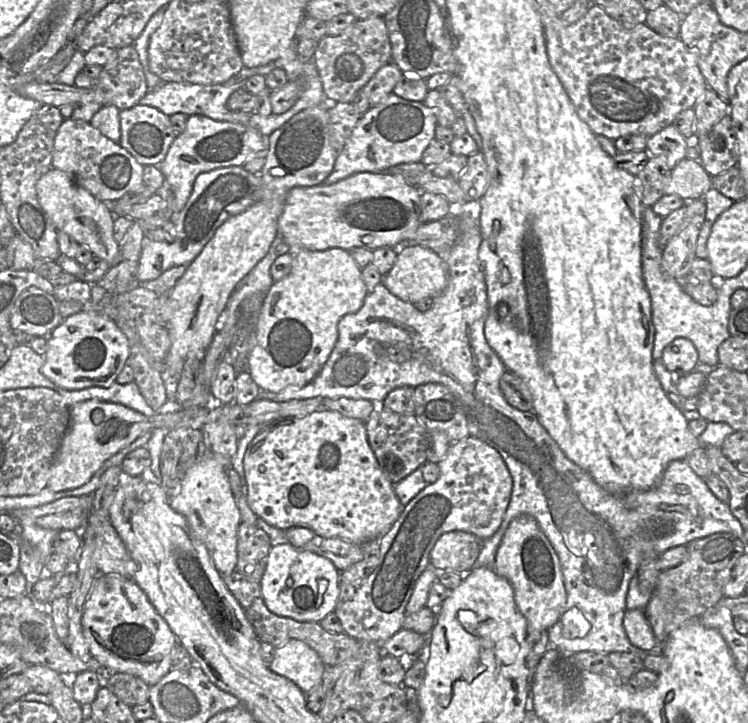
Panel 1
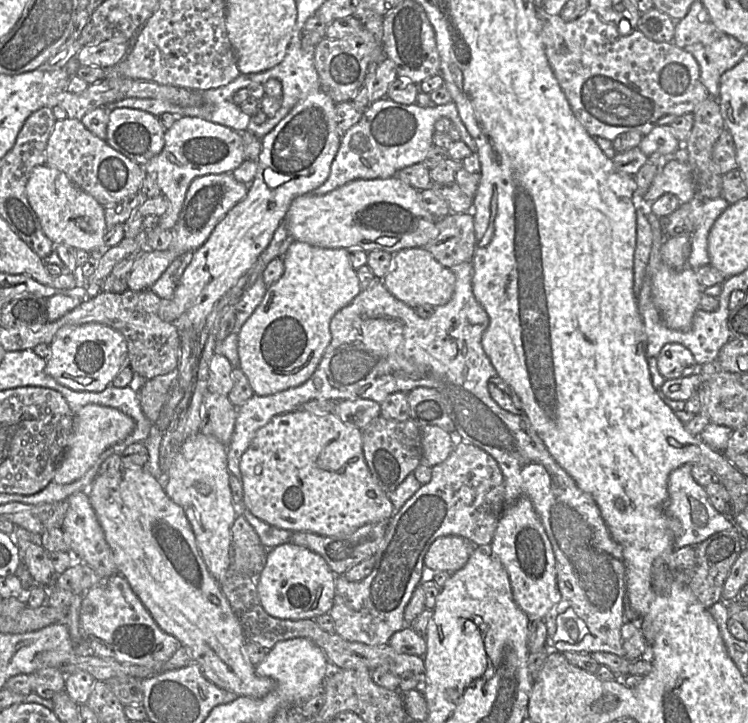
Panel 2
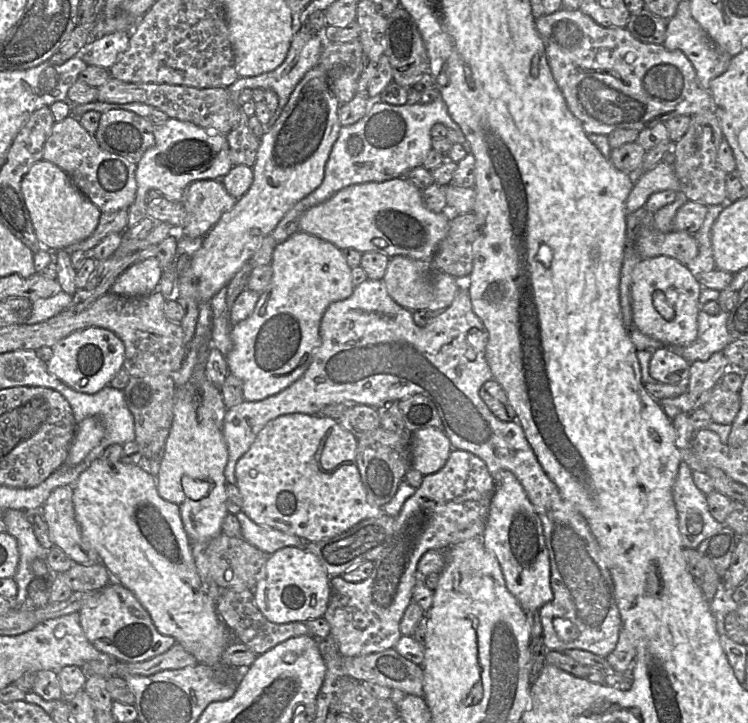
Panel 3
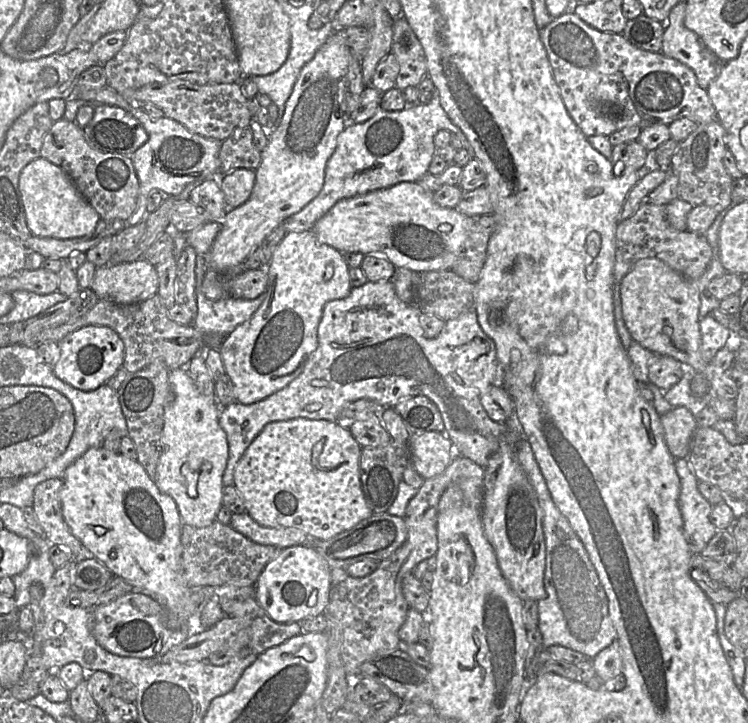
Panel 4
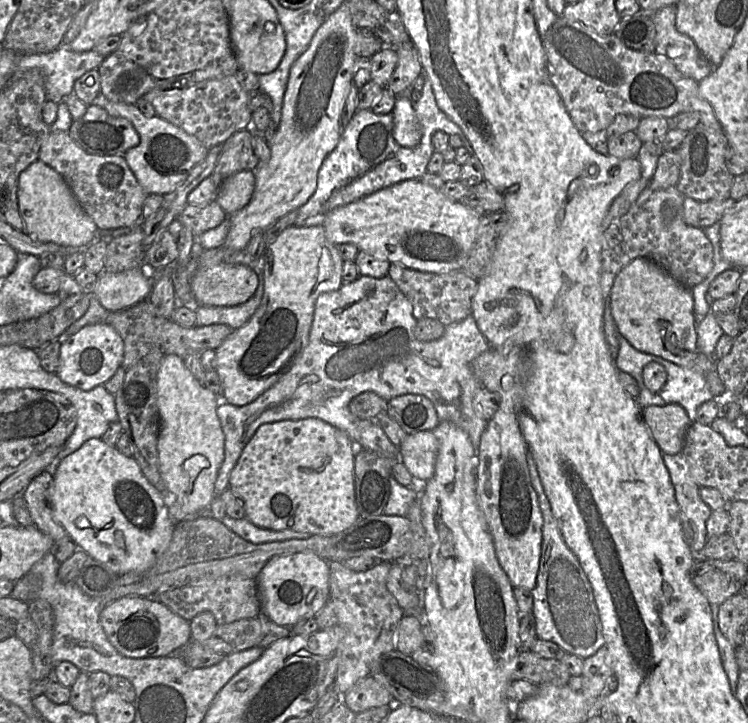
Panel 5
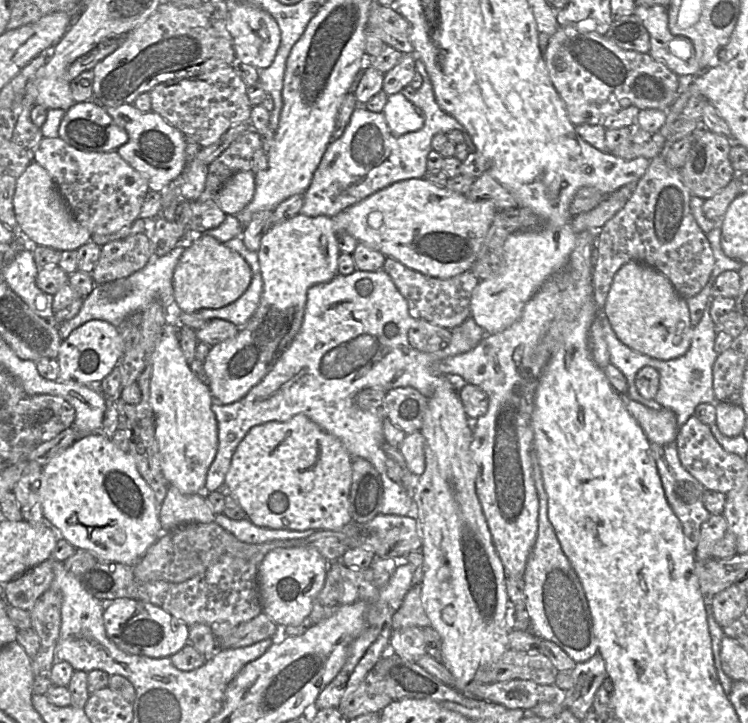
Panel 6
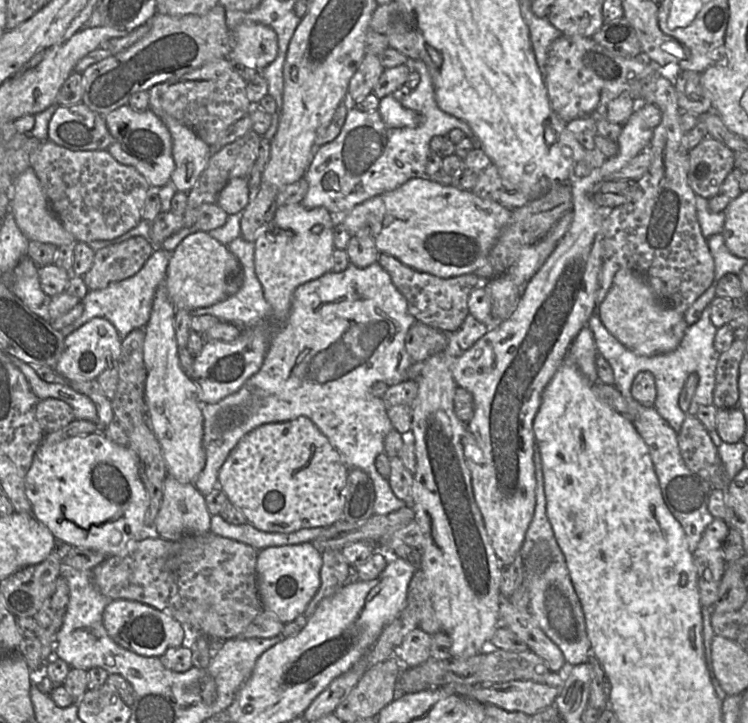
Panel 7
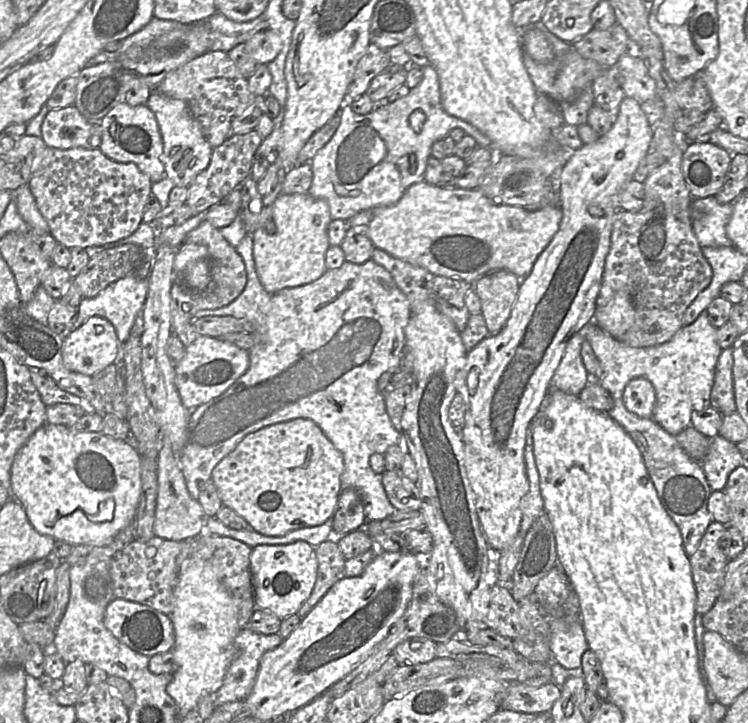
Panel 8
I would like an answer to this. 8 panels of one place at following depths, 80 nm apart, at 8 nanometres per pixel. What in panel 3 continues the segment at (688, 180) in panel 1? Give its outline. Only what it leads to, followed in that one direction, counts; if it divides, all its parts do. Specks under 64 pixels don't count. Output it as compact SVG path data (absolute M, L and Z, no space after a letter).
M659 164L655 169L645 173L633 186L627 200L627 214L645 210L649 197L657 192L673 190L680 192L680 184L674 168L670 164Z

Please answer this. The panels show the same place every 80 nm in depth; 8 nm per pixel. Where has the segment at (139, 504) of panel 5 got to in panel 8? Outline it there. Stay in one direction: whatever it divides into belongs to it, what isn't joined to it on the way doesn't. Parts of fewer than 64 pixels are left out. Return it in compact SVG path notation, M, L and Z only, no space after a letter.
M44 423L27 440L16 454L11 466L11 487L13 497L22 504L31 525L41 534L48 535L55 540L62 540L74 545L106 545L123 528L130 525L136 516L141 495L141 456L134 443L129 440L116 440L102 432L85 432L72 430L65 425Z

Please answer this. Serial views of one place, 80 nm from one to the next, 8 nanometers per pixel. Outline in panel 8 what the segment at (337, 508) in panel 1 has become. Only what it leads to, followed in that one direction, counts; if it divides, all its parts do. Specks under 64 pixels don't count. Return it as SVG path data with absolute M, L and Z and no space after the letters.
M295 418L285 422L275 423L247 434L213 469L211 480L217 487L222 504L236 511L255 531L267 536L283 536L292 530L323 524L335 513L341 493L341 475L344 472L343 454L327 438L320 427L310 419Z

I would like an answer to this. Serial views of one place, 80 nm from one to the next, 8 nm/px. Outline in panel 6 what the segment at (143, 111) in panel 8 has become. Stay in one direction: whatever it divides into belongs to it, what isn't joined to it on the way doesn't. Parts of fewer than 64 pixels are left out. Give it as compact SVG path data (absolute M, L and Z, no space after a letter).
M132 104L104 108L113 122L122 127L127 135L127 142L116 152L147 180L149 190L161 192L171 181L178 178L186 164L186 137L172 127L160 115L150 111L141 112Z

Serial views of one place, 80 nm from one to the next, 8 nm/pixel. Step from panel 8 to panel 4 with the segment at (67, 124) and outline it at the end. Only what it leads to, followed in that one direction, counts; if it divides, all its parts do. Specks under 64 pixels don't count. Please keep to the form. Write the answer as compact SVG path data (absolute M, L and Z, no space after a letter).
M110 105L95 107L94 115L83 127L83 132L92 148L128 157L148 140L146 130L135 117Z

